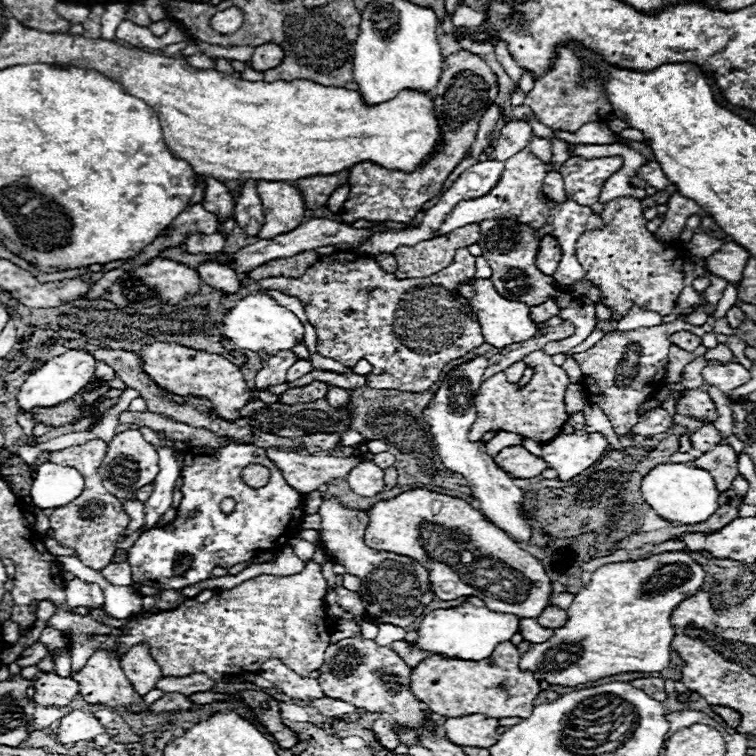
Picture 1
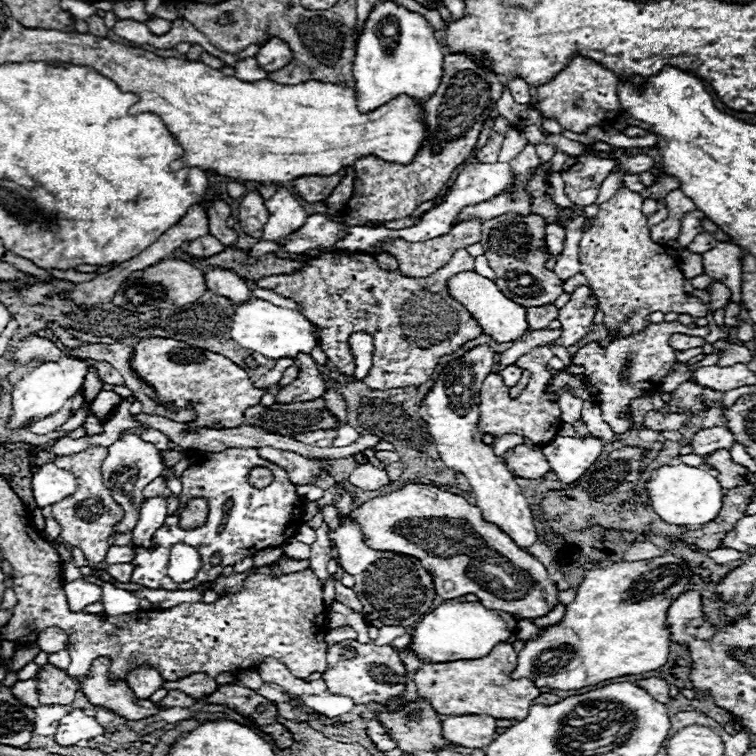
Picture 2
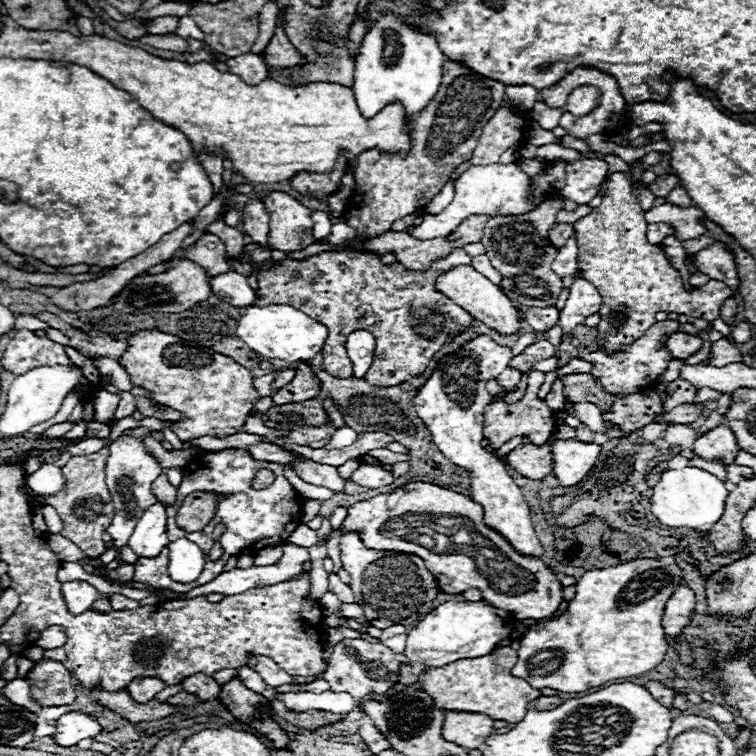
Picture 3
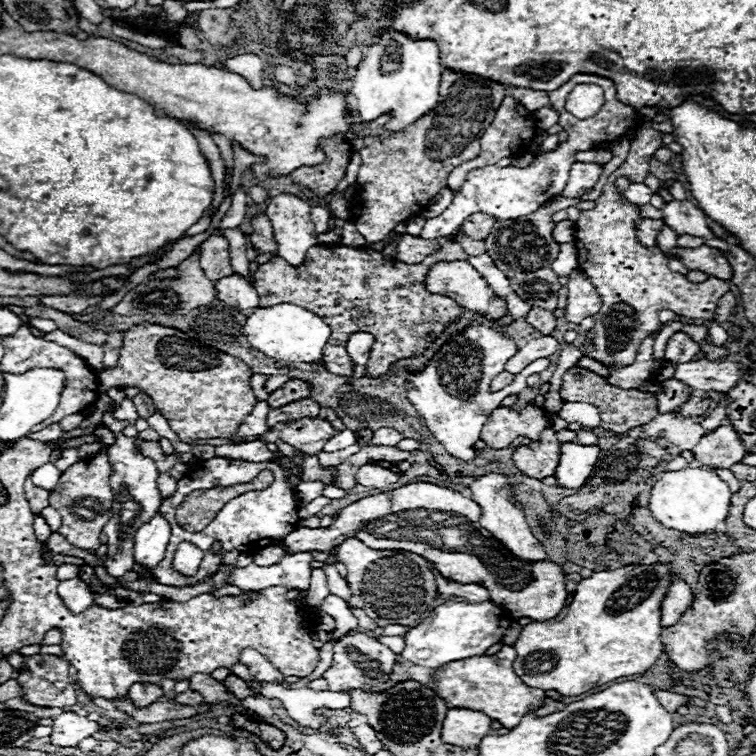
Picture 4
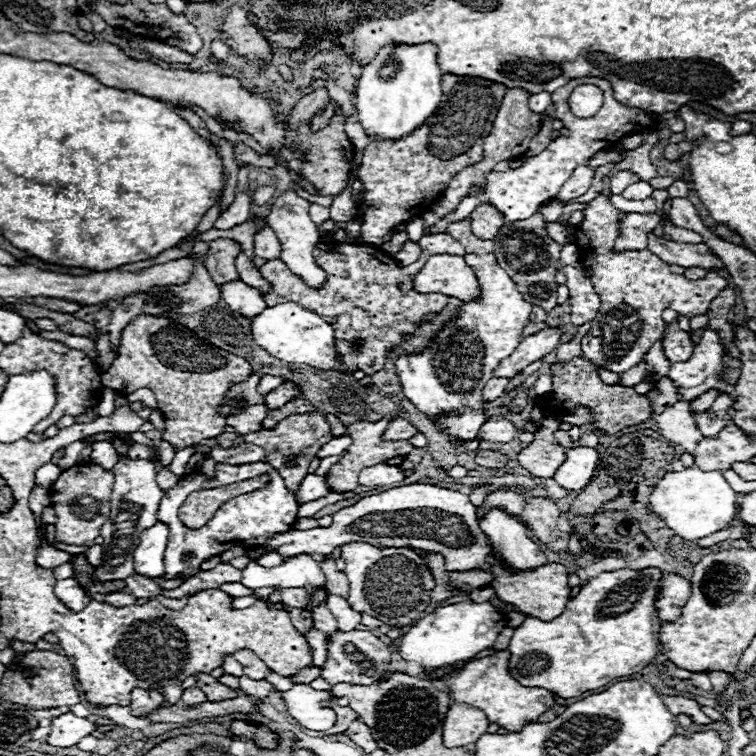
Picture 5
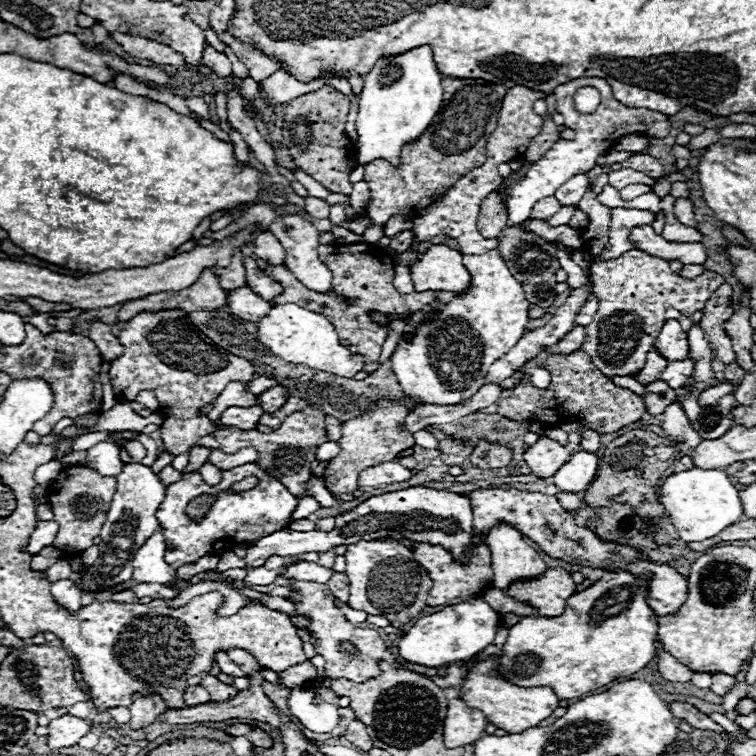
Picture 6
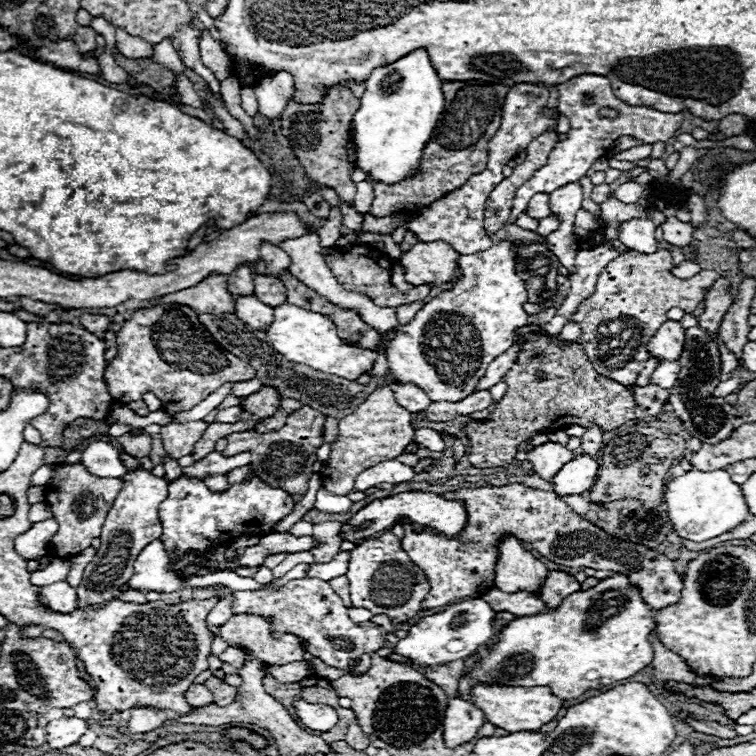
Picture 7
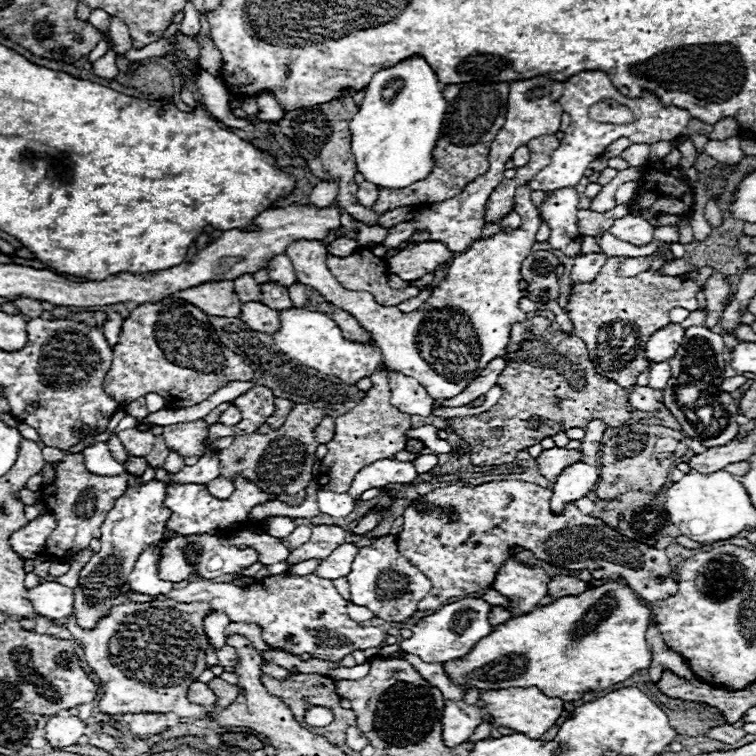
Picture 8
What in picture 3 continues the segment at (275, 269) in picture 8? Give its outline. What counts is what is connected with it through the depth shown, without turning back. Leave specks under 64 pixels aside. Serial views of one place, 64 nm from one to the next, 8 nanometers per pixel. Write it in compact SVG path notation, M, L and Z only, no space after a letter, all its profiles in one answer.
M250 200L246 206L244 206L244 210L242 210L242 228L244 228L244 234L248 234L248 236L252 236L252 240L258 244L258 246L262 246L262 248L272 248L270 246L270 242L268 242L268 232L270 232L270 228L268 228L268 212L266 212L266 208L264 208L264 204L260 202L260 200Z

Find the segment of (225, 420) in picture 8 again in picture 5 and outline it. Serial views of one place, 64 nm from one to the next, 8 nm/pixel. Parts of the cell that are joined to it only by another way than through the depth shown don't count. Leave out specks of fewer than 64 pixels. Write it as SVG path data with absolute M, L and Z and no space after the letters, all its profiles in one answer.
M256 404L256 406L242 408L238 412L230 412L228 426L232 426L238 434L256 432L262 428L262 420L264 420L266 412L268 412L268 408L264 404Z

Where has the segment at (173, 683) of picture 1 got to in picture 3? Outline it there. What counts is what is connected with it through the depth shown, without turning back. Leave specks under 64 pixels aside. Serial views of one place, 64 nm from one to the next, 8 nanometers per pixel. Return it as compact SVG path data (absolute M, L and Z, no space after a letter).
M194 674L186 680L182 680L182 684L184 684L186 692L198 696L202 702L218 700L218 694L222 690L222 686L212 676L206 676L206 674Z

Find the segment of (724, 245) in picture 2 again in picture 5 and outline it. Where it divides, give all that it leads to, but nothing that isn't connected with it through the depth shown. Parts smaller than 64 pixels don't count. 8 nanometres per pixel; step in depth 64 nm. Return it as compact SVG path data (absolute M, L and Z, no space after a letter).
M648 234L648 246L646 248L652 254L660 256L664 262L678 264L684 268L698 266L698 268L712 270L712 268L722 266L722 260L716 258L704 242L700 242L700 244L676 244L676 242L658 238L654 234Z

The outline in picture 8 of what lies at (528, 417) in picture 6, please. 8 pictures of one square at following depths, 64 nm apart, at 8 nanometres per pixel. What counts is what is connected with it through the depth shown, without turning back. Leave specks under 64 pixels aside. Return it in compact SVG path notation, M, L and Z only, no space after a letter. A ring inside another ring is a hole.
M534 316L514 324L504 356L508 368L504 368L496 382L502 388L500 400L478 416L448 418L450 428L470 446L474 466L510 464L520 450L538 444L542 438L570 428L584 428L596 418L604 420L608 428L618 428L628 422L630 412L626 410L628 396L624 388L594 370L580 336L556 330L548 318ZM496 426L502 426L506 432L500 440L490 434Z

